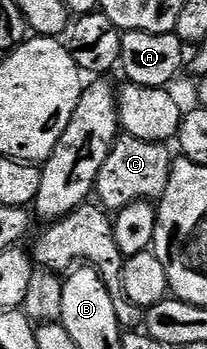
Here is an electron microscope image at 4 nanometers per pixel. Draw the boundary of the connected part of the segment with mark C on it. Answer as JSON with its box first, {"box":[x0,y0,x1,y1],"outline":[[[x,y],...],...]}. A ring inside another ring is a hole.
{"box":[94,134,174,214],"outline":[[[127,134],[121,135],[112,145],[106,162],[102,162],[102,170],[98,170],[94,196],[99,207],[115,214],[135,200],[159,201],[166,190],[174,159],[173,153],[168,153],[168,147],[167,143],[155,144]]]}

